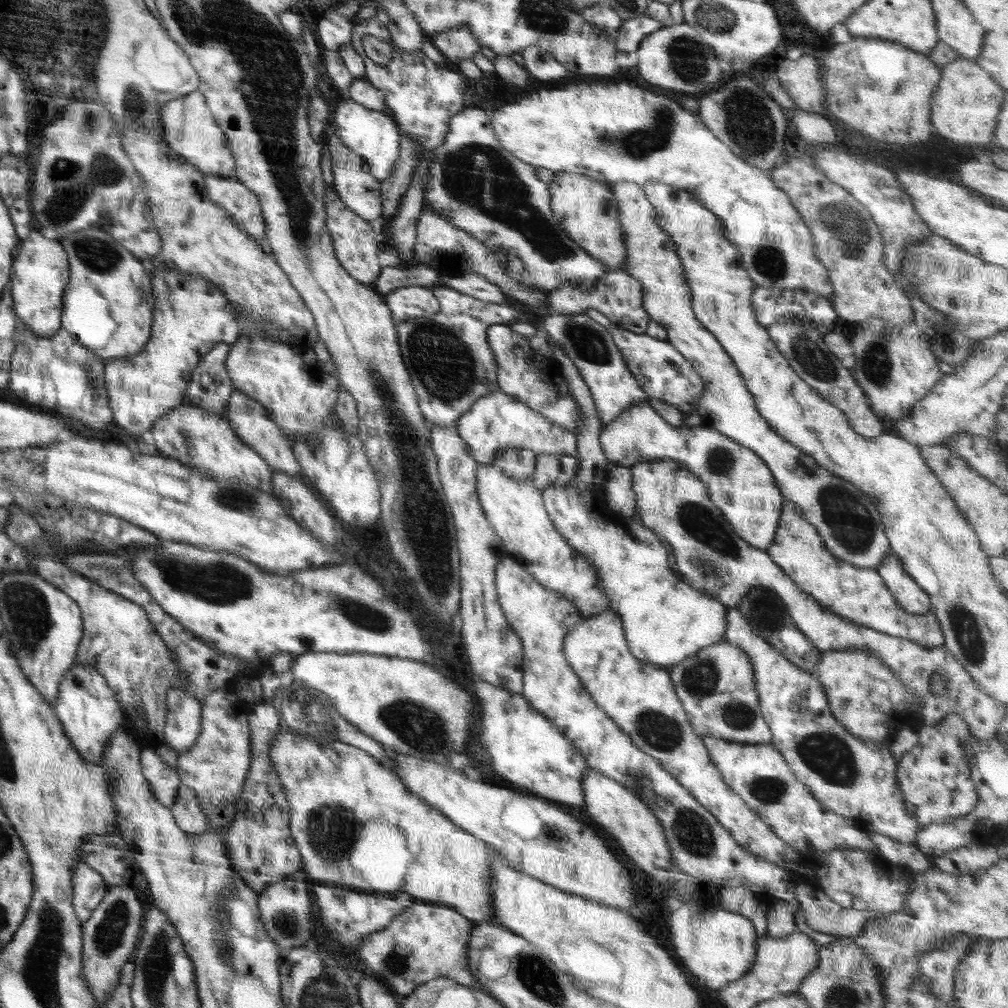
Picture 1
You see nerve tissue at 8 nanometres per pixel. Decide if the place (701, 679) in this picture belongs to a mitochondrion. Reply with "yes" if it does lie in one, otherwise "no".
yes

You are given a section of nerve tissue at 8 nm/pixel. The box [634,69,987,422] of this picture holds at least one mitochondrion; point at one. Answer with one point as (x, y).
(753, 127)

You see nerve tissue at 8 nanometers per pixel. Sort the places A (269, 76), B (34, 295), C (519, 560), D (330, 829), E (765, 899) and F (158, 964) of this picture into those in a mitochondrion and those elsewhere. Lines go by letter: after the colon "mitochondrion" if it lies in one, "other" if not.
A: mitochondrion
B: other
C: other
D: mitochondrion
E: other
F: mitochondrion

